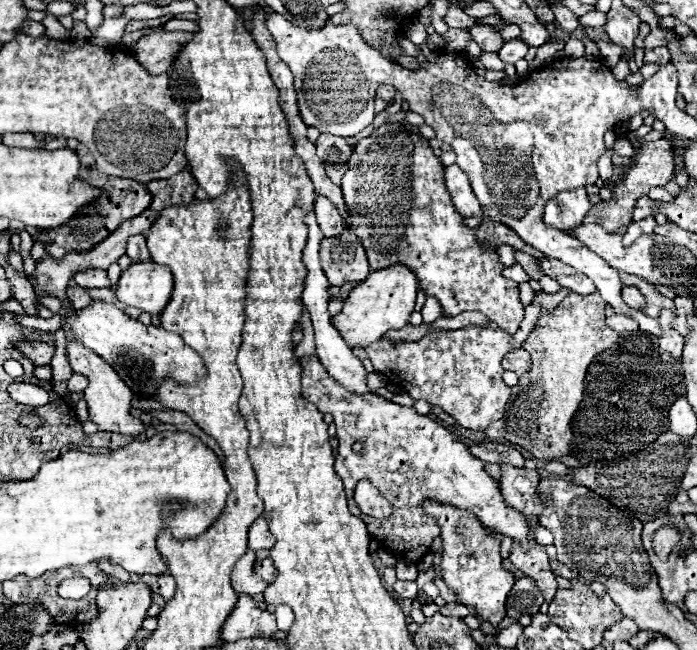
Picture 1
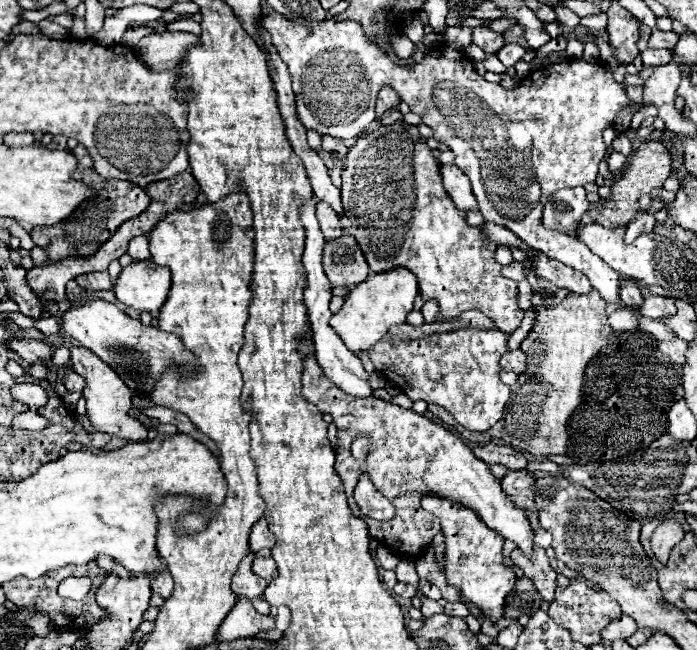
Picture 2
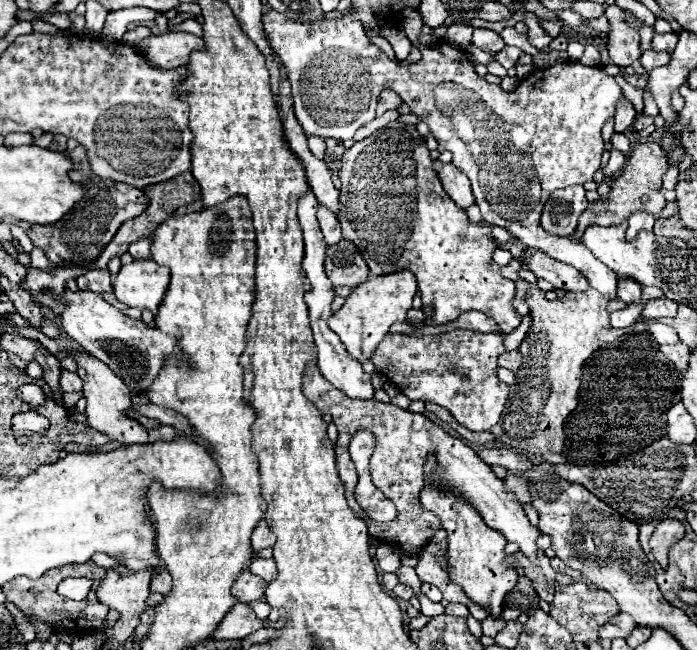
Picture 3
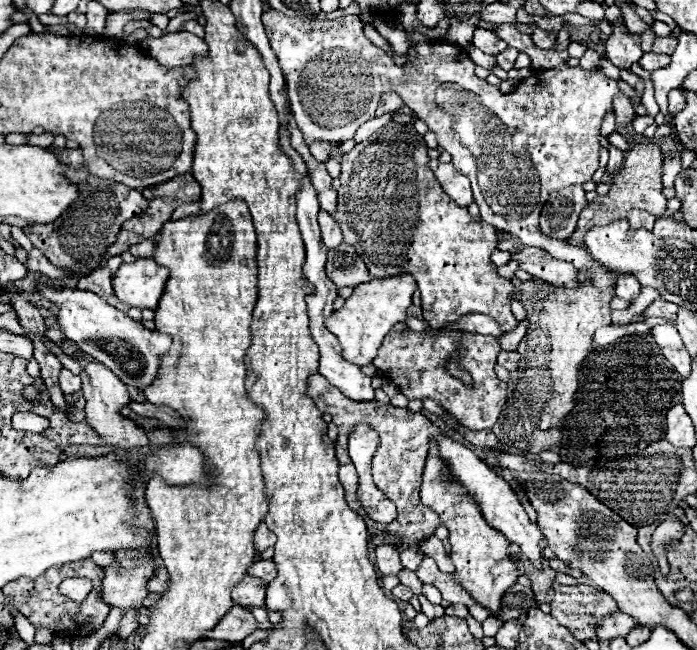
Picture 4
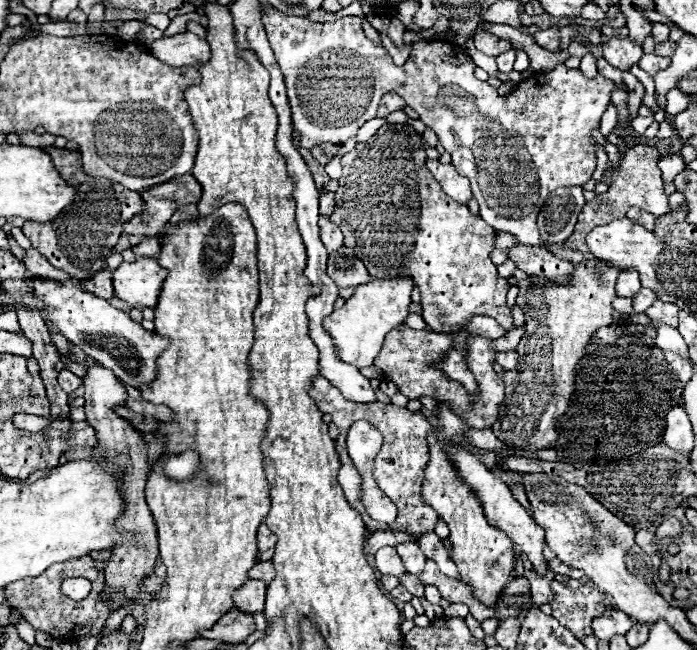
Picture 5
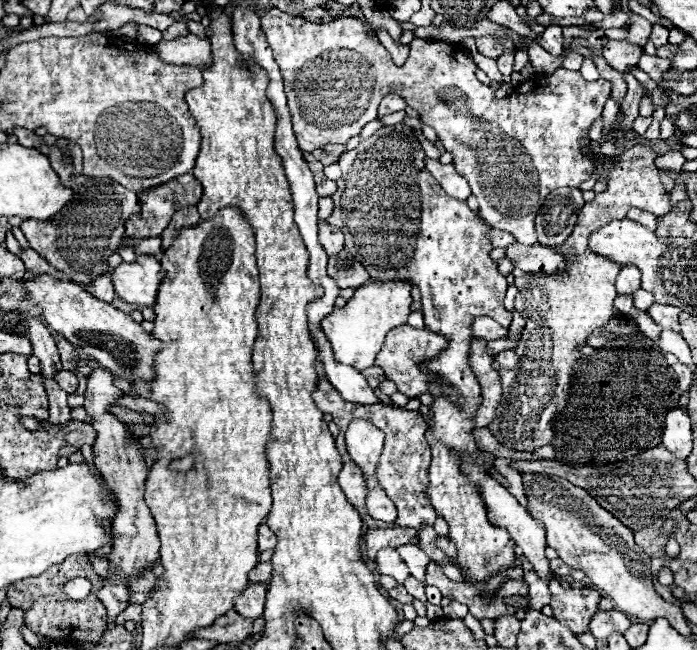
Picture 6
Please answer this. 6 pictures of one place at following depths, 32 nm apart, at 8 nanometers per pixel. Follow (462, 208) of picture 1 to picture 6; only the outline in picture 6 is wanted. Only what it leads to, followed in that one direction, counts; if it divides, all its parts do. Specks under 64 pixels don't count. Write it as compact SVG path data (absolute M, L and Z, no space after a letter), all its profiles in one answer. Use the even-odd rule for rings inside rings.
M426 158L424 164L426 164L426 170L446 190L446 194L450 194L452 198L458 198L458 200L466 200L470 196L468 182L456 172L456 168L452 164L440 164L440 160L432 160L432 158Z

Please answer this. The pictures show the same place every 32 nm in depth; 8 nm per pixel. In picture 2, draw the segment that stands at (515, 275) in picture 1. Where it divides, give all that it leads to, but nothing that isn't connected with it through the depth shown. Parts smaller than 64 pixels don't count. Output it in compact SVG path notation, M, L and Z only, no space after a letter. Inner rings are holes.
M512 262L508 266L502 266L502 276L510 278L510 280L516 280L516 282L524 280L524 274L522 272L524 272L524 266L520 262Z

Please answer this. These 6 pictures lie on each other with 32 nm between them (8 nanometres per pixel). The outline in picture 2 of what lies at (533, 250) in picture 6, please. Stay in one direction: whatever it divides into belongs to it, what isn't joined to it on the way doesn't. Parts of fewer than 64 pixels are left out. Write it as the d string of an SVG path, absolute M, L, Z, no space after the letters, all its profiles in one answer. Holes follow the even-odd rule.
M540 252L534 256L530 254L528 258L532 262L536 276L554 282L558 288L566 288L566 290L576 292L576 294L586 294L592 290L590 280L582 272L578 272L578 270L558 262L558 260L546 258L546 254L540 254Z

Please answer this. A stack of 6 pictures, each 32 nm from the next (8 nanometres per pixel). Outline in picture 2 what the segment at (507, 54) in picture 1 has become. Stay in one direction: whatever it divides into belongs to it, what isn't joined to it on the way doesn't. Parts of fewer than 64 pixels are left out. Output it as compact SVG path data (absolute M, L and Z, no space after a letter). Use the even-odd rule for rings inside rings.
M506 44L496 56L498 56L498 60L506 66L506 68L510 68L510 66L514 66L522 56L526 54L526 50L522 48L522 46L516 46L516 44Z

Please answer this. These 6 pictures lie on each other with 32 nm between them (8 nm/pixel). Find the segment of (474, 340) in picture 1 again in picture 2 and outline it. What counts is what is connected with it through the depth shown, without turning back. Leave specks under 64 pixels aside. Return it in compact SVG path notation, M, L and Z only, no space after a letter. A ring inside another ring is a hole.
M454 330L444 334L430 334L418 340L400 338L400 336L386 335L376 343L374 350L370 350L369 358L374 362L376 370L380 370L390 382L398 384L400 390L412 400L424 400L430 404L438 404L446 408L458 424L472 432L486 432L494 422L502 418L504 406L510 396L510 388L500 380L500 356L508 352L506 348L506 334L500 330Z

